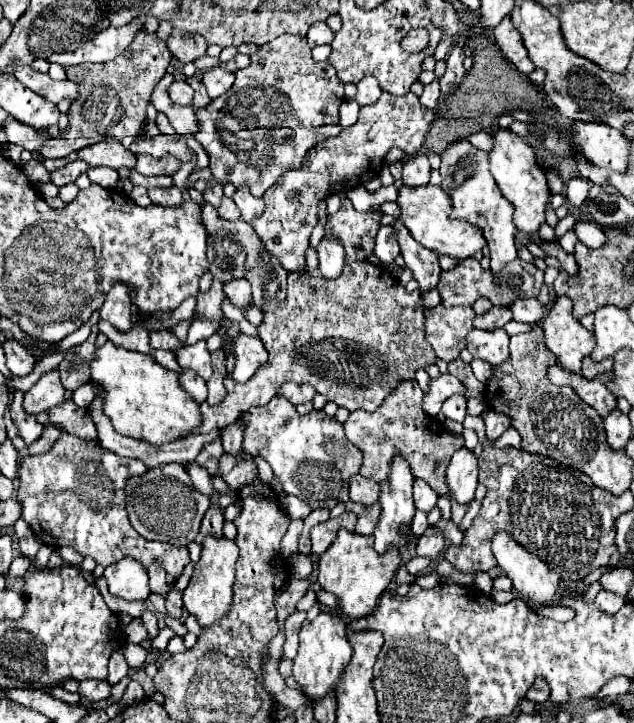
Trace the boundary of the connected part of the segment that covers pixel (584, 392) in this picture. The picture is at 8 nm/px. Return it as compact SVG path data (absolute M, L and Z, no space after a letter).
M552 366L548 368L548 378L552 380L552 384L564 384L564 386L572 386L574 392L586 402L590 404L602 418L606 418L614 408L616 408L616 396L606 388L606 384L602 380L586 380L580 374L572 374L566 372L560 366Z

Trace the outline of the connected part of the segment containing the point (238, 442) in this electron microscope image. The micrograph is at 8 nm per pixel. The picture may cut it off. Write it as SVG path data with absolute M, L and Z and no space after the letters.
M238 422L226 426L224 432L222 432L224 452L234 456L234 458L238 458L238 460L242 458L242 432L244 432L244 428Z

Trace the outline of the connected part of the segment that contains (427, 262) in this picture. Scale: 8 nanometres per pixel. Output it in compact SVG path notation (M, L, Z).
M394 222L392 226L398 230L400 252L404 256L406 266L414 272L414 280L418 280L420 292L434 288L438 284L438 276L442 272L440 264L438 264L440 256L432 254L432 250L424 250L424 246L420 246L420 242L416 242L400 222Z

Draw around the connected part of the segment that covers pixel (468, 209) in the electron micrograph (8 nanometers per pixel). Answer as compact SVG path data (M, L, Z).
M460 140L442 154L440 174L442 174L442 188L450 194L454 202L452 218L466 220L484 230L484 236L488 238L488 248L490 248L490 268L494 274L494 284L498 286L504 266L518 258L516 246L514 246L516 226L512 222L514 208L512 204L508 204L506 198L502 198L500 188L496 186L496 180L490 174L488 152L474 148L468 140Z

